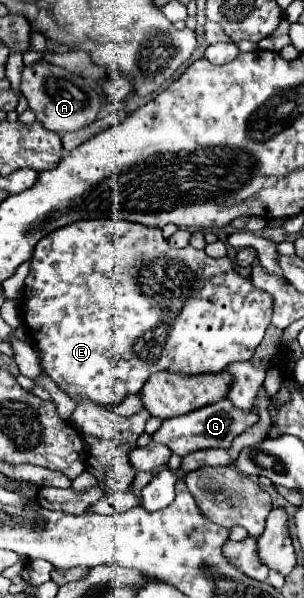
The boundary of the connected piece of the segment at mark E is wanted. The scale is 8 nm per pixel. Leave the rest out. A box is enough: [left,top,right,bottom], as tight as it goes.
[21,219,273,407]

